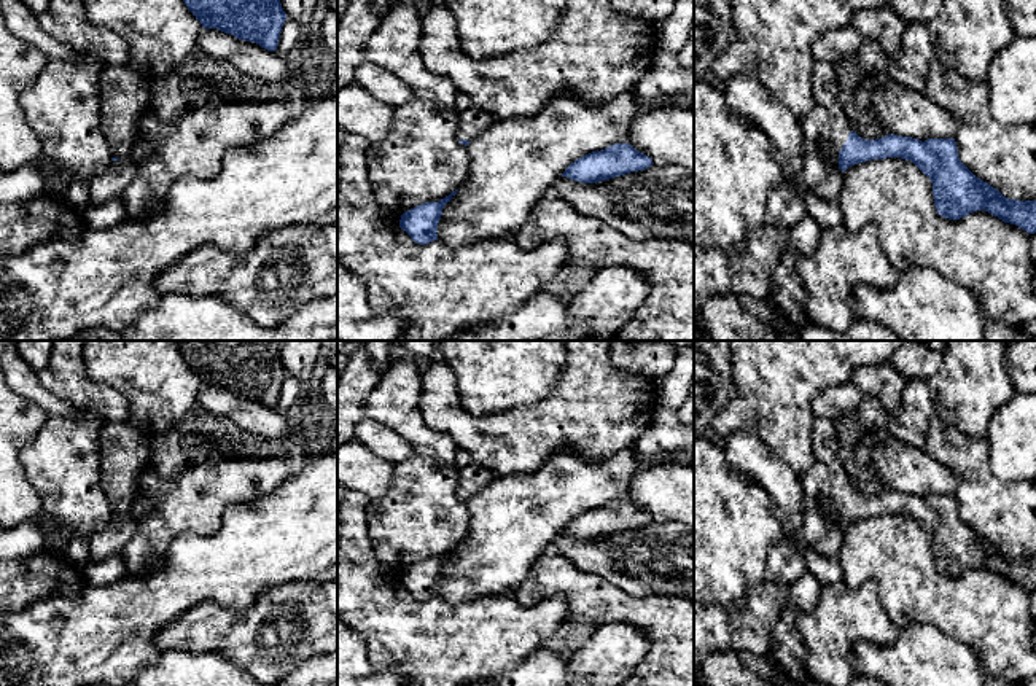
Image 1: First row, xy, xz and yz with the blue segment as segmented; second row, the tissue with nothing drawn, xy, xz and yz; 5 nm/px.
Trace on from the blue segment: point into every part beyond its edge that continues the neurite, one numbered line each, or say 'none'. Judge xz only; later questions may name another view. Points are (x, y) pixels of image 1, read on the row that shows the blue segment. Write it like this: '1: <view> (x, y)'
1: xz (473, 121)

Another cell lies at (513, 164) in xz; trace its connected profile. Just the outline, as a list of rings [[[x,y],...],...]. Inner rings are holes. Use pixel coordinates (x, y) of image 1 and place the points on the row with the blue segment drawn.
[[[633,88],[589,107],[573,94],[560,94],[533,116],[497,119],[466,145],[468,178],[442,209],[438,240],[460,248],[489,237],[512,237],[527,221],[533,205],[549,196],[552,181],[562,177],[571,162],[592,151],[627,142],[637,113],[635,95]]]

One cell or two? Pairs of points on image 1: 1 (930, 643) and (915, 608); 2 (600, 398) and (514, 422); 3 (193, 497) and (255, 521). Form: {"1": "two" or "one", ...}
{"1": "two", "2": "one", "3": "two"}

